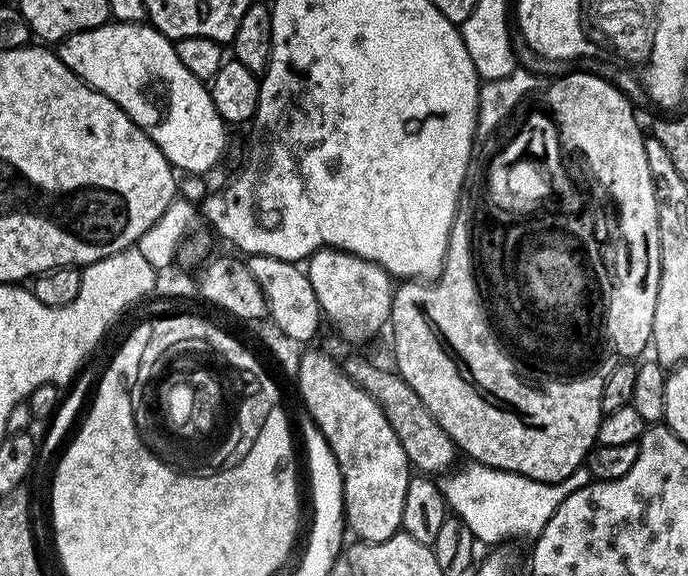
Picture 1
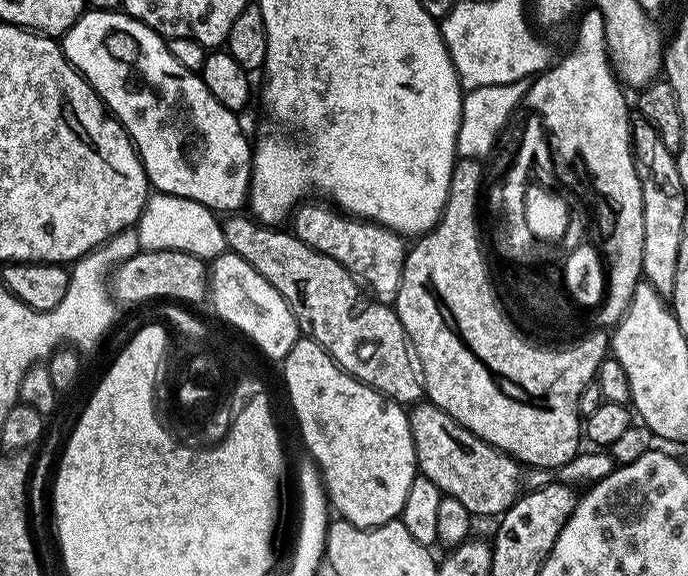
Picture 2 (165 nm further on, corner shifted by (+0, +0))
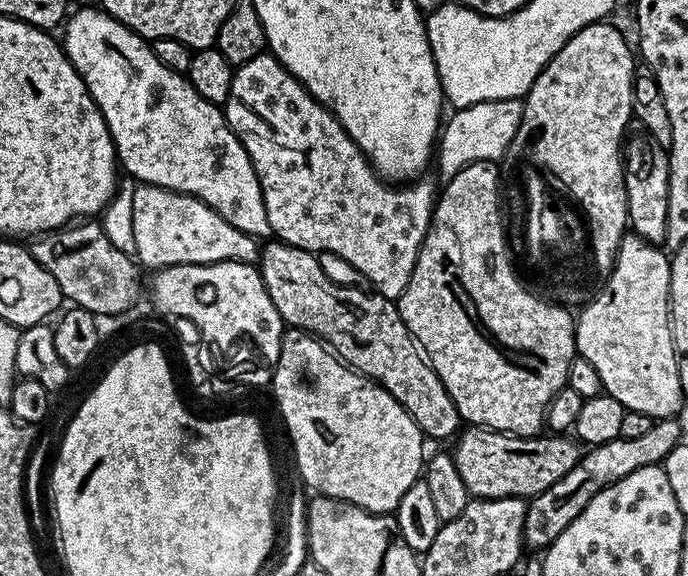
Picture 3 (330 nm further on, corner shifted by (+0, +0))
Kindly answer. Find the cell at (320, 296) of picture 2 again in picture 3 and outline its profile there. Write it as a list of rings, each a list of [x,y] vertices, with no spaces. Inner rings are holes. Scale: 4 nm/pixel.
[[[275,238],[269,239],[265,244],[268,245],[265,248],[263,245],[258,252],[260,277],[270,294],[270,302],[274,302],[285,325],[311,332],[317,340],[331,348],[349,368],[367,376],[374,383],[381,384],[404,407],[406,414],[414,418],[414,422],[429,441],[451,441],[462,428],[458,406],[454,406],[454,398],[450,398],[446,386],[442,386],[442,378],[438,378],[438,374],[420,351],[420,345],[410,334],[406,322],[402,322],[399,307],[375,290],[363,292],[360,288],[335,284],[324,273],[324,268],[320,265],[321,257],[315,252],[295,248]]]

